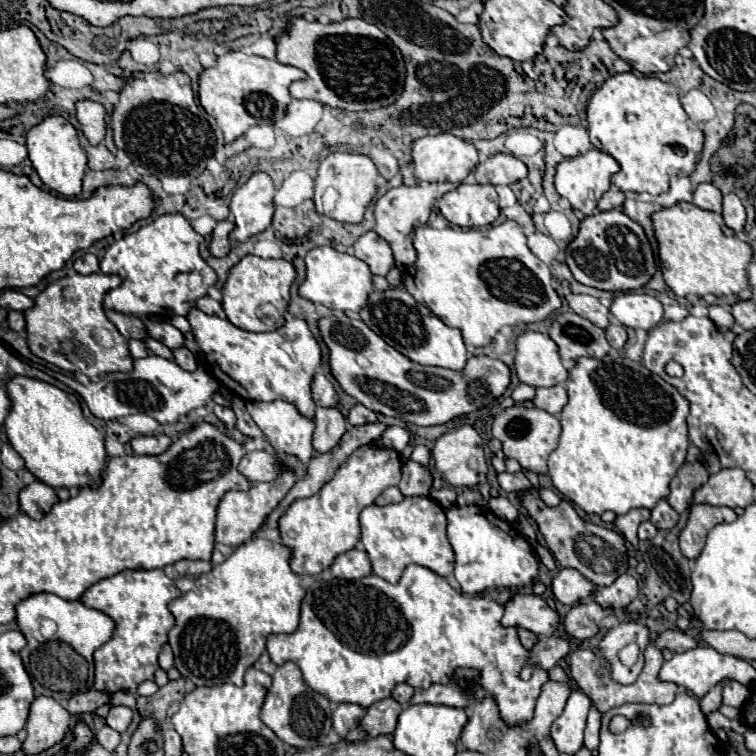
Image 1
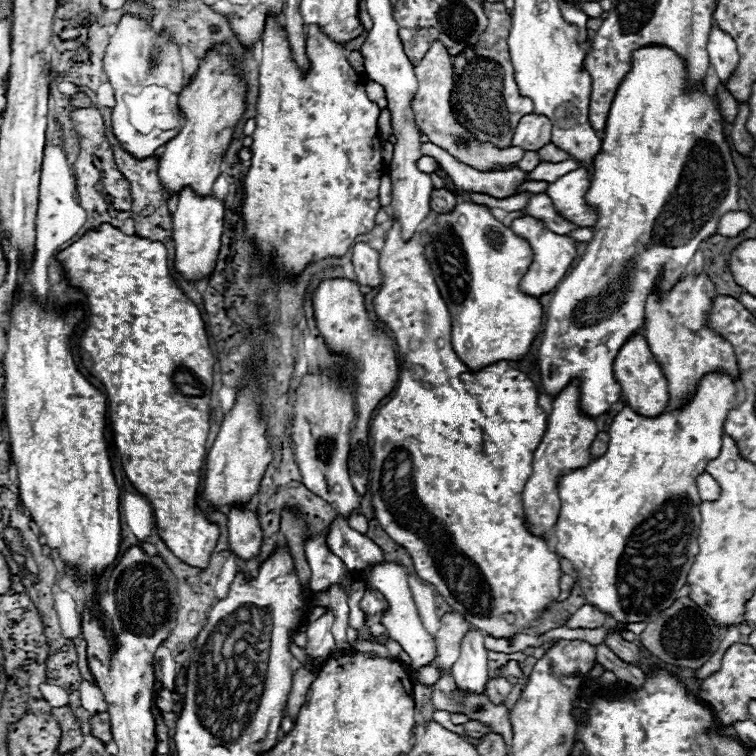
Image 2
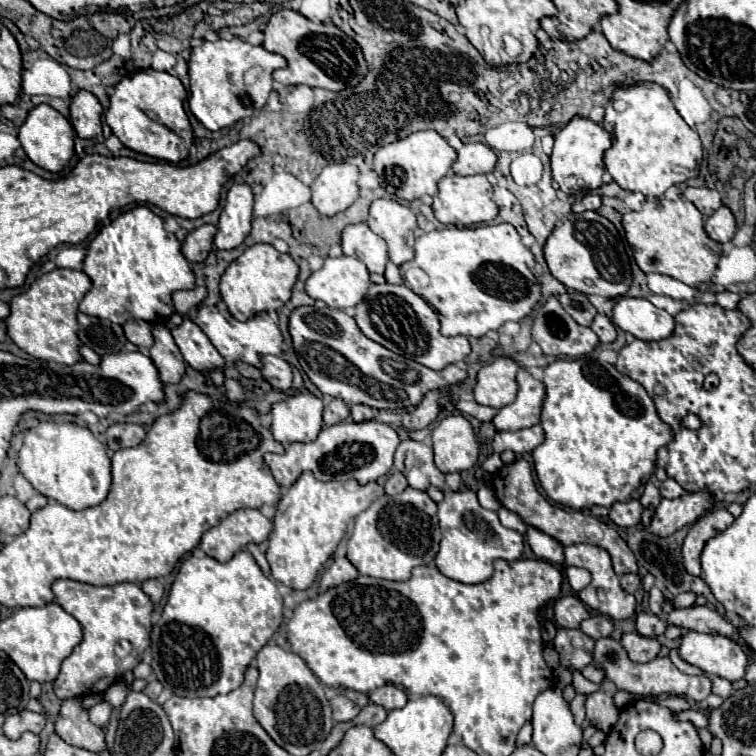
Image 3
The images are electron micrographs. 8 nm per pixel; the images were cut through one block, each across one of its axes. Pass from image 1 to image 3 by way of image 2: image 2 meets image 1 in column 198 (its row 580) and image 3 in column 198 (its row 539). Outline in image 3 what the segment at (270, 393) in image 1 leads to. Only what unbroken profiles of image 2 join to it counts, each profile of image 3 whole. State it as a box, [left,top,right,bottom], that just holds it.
[194,304,282,366]

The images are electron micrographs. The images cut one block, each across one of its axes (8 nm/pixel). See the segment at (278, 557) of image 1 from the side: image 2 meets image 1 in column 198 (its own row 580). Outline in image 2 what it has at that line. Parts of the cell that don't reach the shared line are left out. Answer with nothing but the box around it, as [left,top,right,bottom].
[554,372,738,624]

